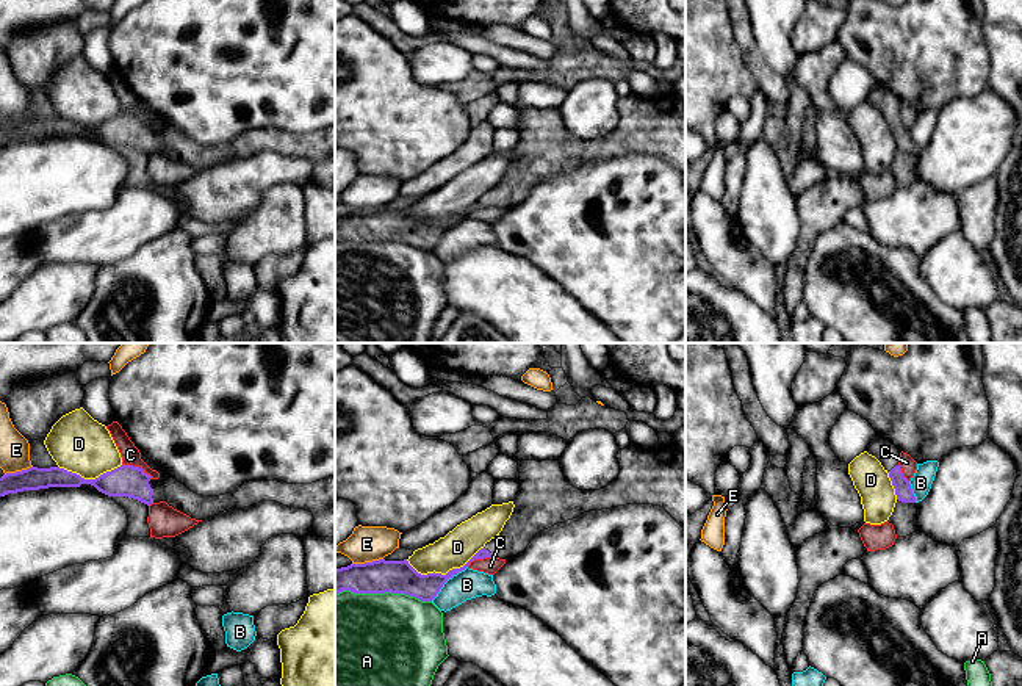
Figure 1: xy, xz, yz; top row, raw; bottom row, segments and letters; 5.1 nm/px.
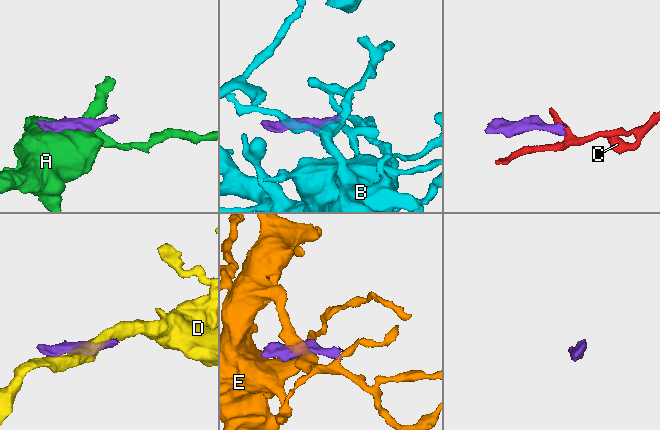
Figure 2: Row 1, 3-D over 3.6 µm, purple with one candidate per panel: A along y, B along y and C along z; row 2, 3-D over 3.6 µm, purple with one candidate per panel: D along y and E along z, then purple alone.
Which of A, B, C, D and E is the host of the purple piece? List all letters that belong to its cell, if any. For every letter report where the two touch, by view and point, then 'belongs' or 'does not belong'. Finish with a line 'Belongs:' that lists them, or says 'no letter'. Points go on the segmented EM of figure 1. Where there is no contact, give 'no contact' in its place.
A: meets purple in xz at (384, 592); does not belong
B: meets purple in xz at (446, 580); does not belong
C: meets purple in xy at (138, 467); does not belong
D: meets purple in xz at (443, 575); does not belong
E: meets purple in xz at (367, 563); does not belong
Belongs: no letter

